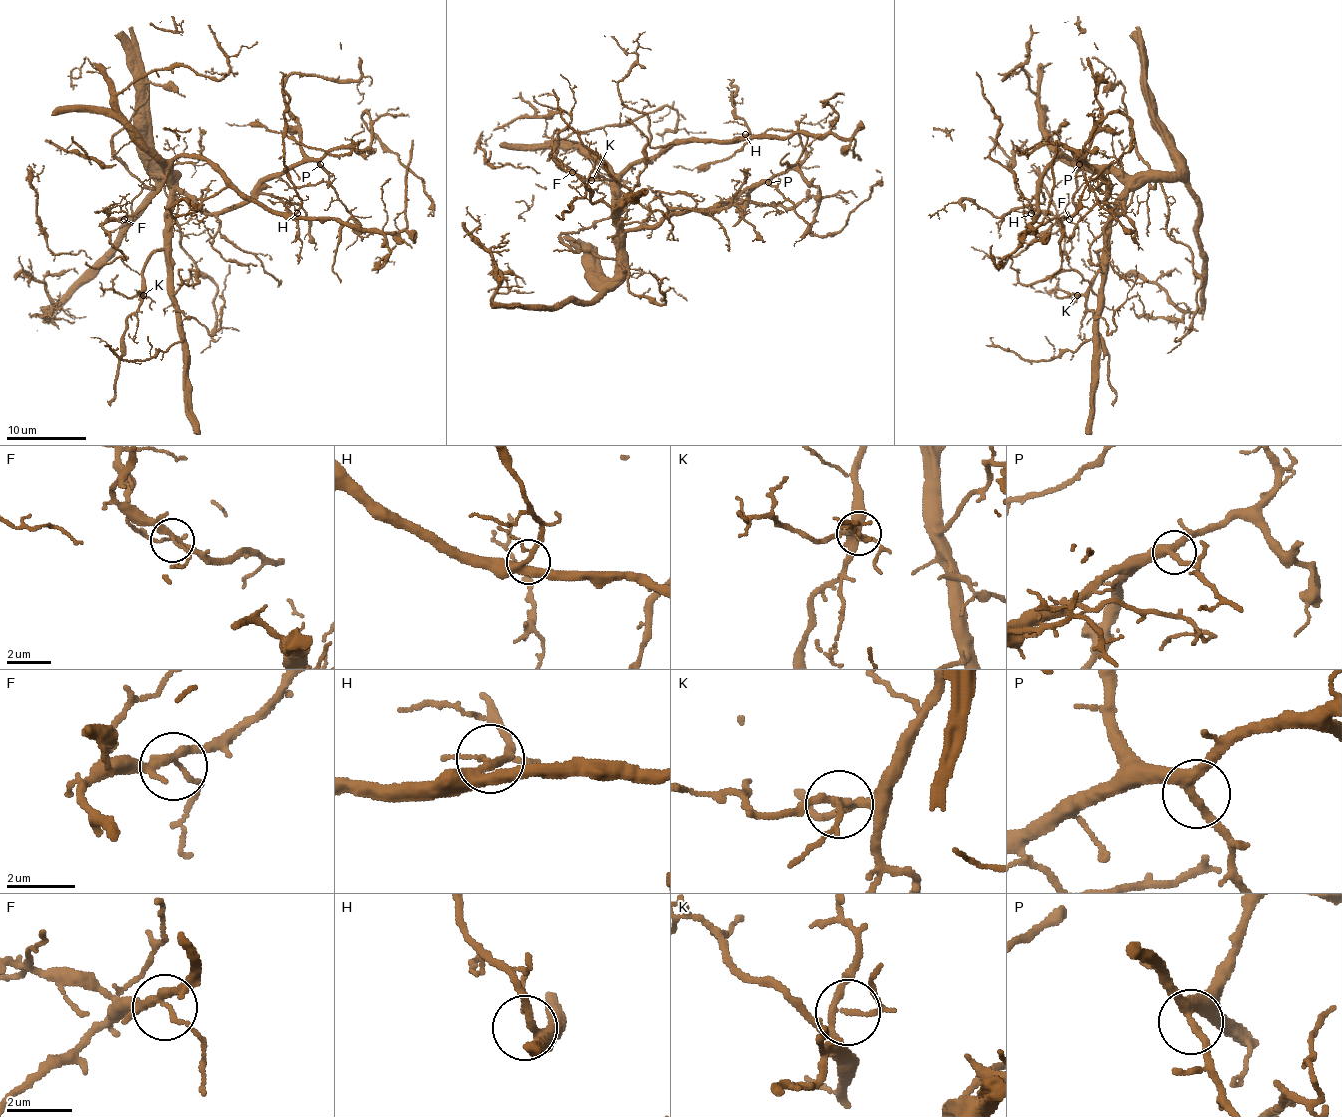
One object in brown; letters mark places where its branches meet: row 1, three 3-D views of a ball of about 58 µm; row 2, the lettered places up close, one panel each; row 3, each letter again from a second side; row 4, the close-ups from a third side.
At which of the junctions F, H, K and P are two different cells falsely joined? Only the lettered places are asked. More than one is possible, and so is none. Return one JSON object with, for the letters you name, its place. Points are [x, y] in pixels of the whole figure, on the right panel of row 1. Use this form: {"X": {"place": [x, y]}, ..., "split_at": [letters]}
{"split_at": []}

